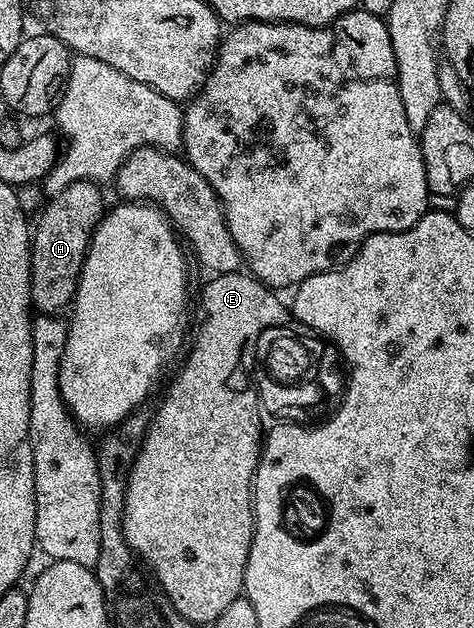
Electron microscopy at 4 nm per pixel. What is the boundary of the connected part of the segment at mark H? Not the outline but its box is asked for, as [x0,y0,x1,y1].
[29,181,107,315]

